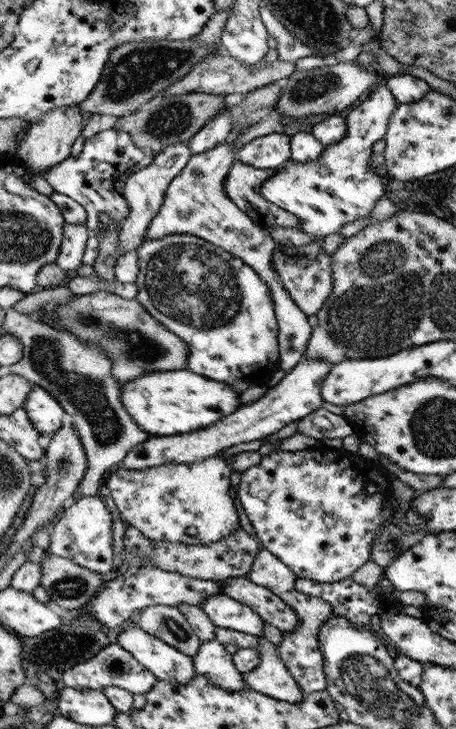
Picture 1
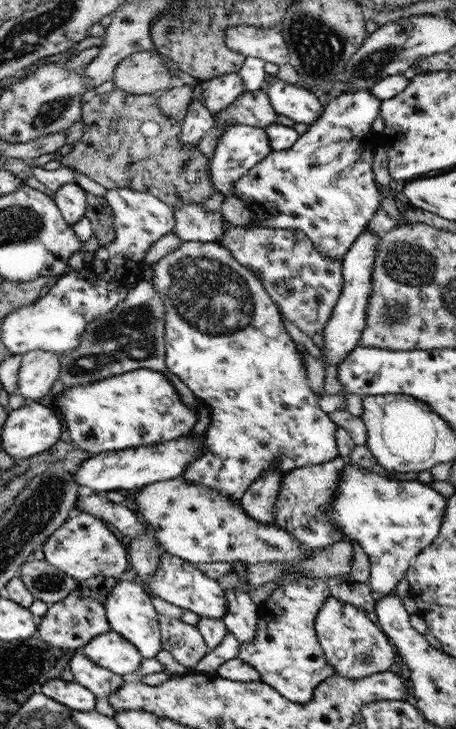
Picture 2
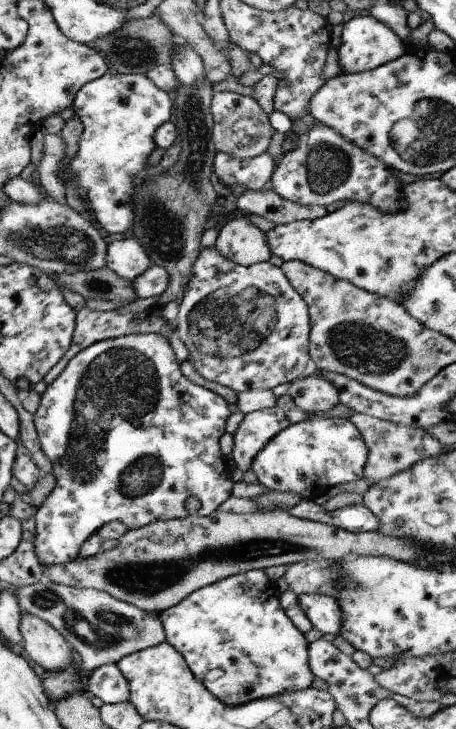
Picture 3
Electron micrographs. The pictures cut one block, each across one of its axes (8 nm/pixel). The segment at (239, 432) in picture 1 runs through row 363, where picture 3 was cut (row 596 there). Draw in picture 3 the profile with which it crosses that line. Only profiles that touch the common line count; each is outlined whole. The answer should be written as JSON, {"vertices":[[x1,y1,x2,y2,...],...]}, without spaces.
{"vertices":[[299,594,297,604,315,630,321,634,339,635,341,611,337,602,327,594]]}

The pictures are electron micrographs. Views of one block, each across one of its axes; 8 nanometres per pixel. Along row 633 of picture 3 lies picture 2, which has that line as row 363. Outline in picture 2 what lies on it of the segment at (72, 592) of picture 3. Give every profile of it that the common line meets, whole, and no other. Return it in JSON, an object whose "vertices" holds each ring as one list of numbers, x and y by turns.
{"vertices":[[139,280,125,293,125,299,119,301,107,313,91,319,83,327,79,345,67,353,59,354,59,376,55,388,67,390,69,386,99,382,103,378,111,378,140,368,155,370,165,374,170,384,177,389,181,401,187,407,195,409,195,415,198,417,199,401,175,374,167,370,164,364,165,308,161,300,156,298,152,287,151,282]]}

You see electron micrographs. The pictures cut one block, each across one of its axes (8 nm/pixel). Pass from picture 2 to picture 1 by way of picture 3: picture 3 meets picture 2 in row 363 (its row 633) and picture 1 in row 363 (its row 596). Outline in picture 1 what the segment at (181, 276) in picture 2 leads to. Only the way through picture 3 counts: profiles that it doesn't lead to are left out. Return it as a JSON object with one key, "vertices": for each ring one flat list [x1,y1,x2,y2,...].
{"vertices":[[168,234,159,240,151,239,136,248,138,273,135,279,135,300,167,330,186,344,186,369,229,385,235,392,249,386,266,385,271,374,279,369,277,321,274,302,260,276,229,251,193,234]]}

